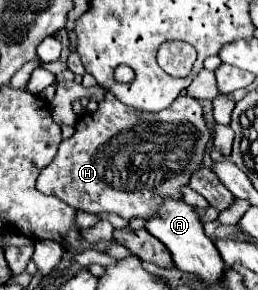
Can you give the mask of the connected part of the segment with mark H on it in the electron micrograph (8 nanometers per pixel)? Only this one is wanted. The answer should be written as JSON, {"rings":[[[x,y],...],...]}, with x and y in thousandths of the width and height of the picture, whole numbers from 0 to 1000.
{"rings":[[[426,317],[380,359],[380,379],[357,393],[318,393],[295,428],[287,469],[240,483],[233,517],[194,572],[178,572],[140,628],[140,648],[163,669],[225,676],[295,724],[388,738],[457,738],[488,759],[504,752],[581,752],[636,676],[698,683],[698,641],[736,621],[744,593],[783,566],[798,497],[814,483],[814,448],[783,407],[783,366],[736,331],[690,331],[667,366],[628,386],[550,386],[465,359]]]}

